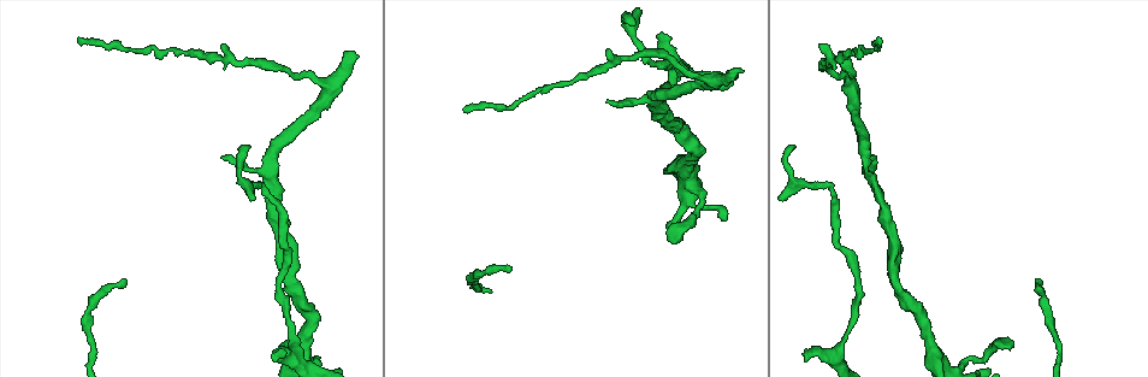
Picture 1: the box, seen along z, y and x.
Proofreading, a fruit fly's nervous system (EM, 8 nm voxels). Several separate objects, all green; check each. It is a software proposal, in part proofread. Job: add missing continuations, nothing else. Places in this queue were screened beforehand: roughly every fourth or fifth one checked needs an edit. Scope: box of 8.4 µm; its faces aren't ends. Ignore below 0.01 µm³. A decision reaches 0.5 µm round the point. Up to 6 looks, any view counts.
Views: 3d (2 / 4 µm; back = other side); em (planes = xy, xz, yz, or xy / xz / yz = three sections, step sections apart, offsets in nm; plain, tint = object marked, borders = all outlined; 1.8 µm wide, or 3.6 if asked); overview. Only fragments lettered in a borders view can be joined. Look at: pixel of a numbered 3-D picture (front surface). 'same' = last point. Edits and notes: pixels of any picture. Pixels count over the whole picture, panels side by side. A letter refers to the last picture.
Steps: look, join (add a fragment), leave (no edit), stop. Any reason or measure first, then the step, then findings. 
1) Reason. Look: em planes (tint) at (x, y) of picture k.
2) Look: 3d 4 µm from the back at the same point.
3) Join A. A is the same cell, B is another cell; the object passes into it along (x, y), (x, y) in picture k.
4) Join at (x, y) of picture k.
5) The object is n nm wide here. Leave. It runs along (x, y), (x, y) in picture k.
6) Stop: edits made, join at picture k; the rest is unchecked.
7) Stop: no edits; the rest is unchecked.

Tapers out. Look: em planes (borders) at (1010, 348) of picture 1.

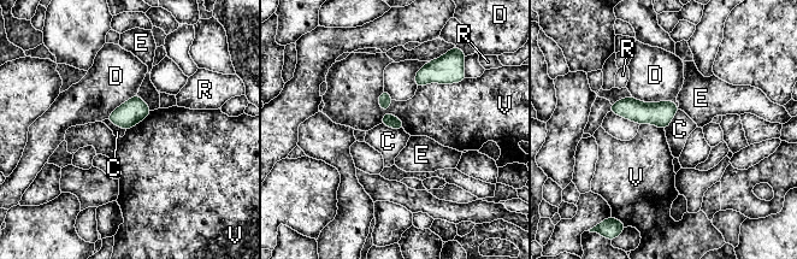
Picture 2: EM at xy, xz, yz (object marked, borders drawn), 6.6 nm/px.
The longest contact is with V, 340 nm. Leave. C, D, E, R and V are other cells; a border runs along (381, 123), (403, 130) in picture 2; none of them fits.

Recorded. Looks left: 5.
Free end. Look: 3d 4 µm at (634, 25) of picture 1.

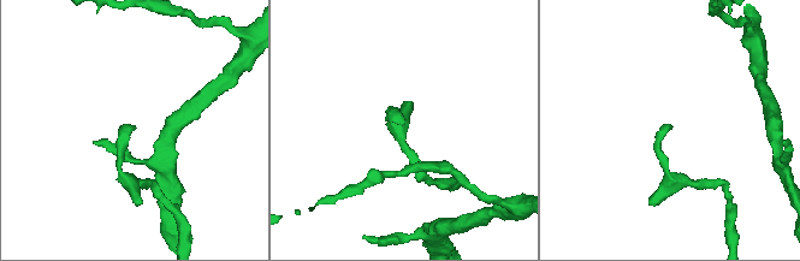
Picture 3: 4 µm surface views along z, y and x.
Look: em xz step 16 (borders) at (670, 128) of picture 3.

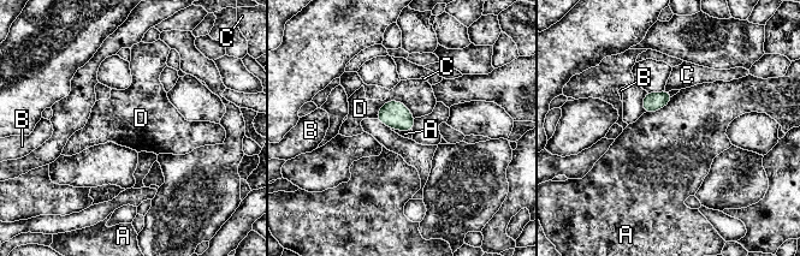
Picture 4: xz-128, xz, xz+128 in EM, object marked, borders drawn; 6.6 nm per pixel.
The object is 180 nm wide here. Leave. A, B, C and D are other cells; a border runs along (673, 96), (663, 107), (645, 113) in picture 4; no lettered fragment goes on from it.

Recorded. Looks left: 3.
Thin end. Look: 3d 4 µm from the back at (77, 39) of picture 1.

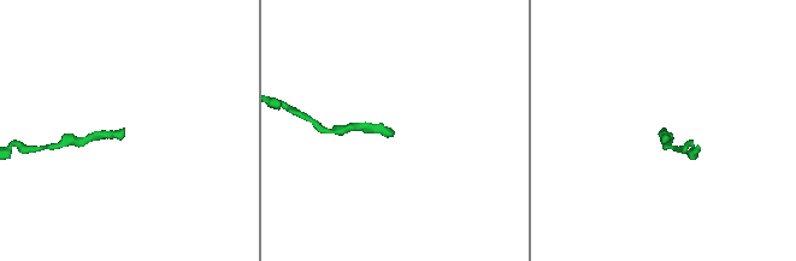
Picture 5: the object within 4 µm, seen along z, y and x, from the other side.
Shape alone is not enough. Look: em planes (borders) at (664, 129) of picture 5.

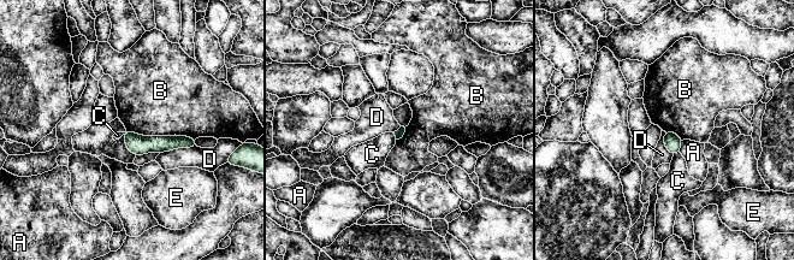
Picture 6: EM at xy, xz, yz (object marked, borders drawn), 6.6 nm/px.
Leave. A, B, C, D and E are other cells; no lettered fragment goes on from it.

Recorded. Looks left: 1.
Stop: no edits; the rest is unchecked.

